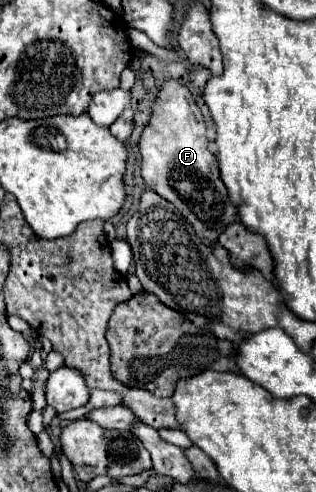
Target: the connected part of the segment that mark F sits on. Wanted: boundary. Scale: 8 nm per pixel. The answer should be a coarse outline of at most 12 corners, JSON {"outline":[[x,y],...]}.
{"outline":[[164,83],[138,149],[204,243],[238,207],[188,87]]}

